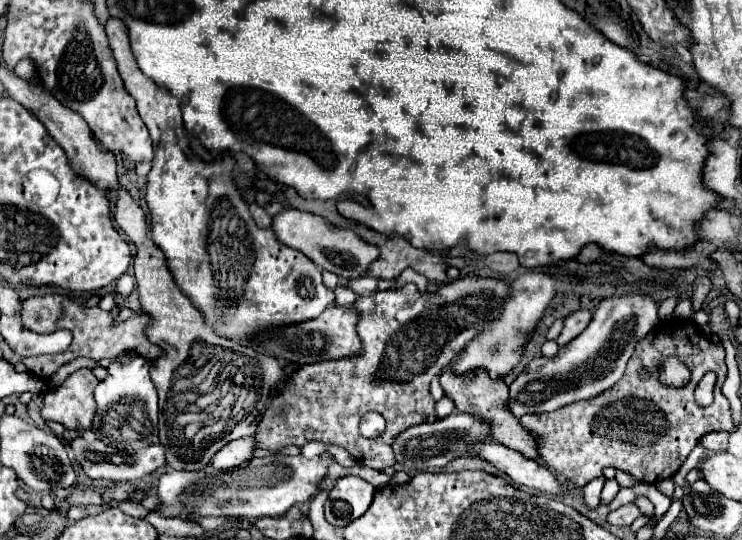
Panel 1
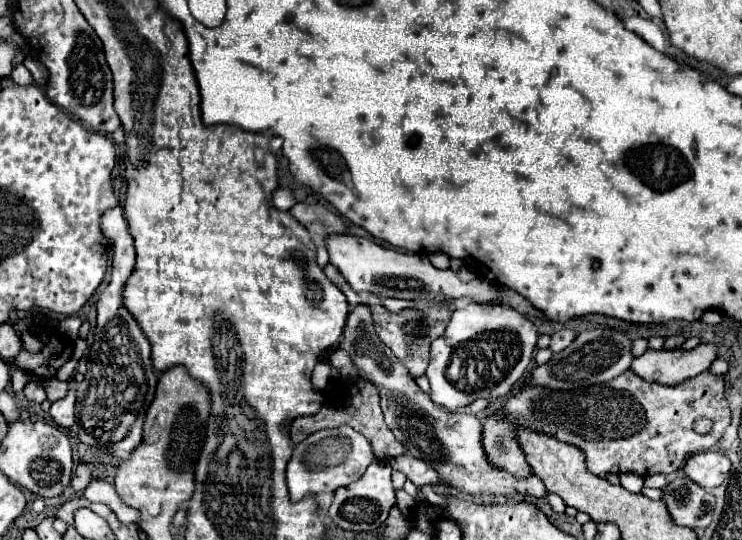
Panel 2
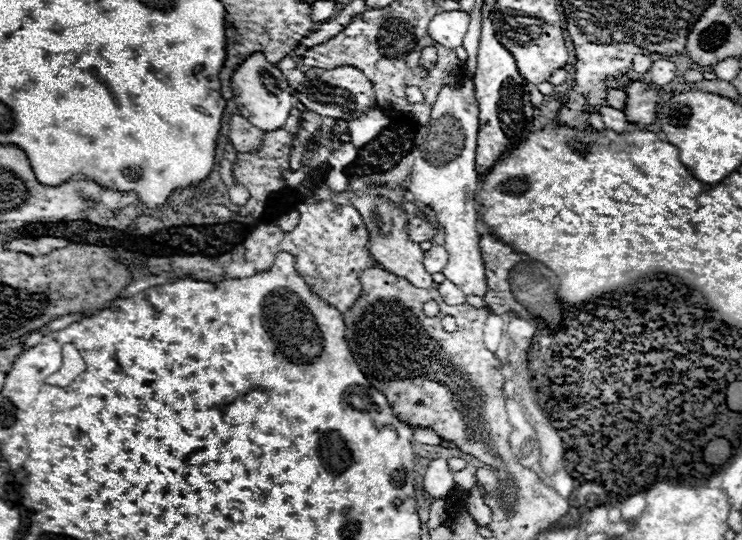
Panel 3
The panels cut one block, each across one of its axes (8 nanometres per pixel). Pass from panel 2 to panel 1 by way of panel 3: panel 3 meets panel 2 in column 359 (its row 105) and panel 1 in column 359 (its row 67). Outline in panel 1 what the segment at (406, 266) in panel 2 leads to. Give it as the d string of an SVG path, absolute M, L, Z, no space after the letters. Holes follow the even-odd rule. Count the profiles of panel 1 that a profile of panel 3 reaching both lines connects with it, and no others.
M286 208L280 214L276 214L272 218L272 230L282 244L296 248L304 256L308 256L316 266L322 266L328 272L334 272L342 280L364 276L368 266L378 258L378 248L360 240L352 230L332 226L332 222L310 212L300 212L296 208Z

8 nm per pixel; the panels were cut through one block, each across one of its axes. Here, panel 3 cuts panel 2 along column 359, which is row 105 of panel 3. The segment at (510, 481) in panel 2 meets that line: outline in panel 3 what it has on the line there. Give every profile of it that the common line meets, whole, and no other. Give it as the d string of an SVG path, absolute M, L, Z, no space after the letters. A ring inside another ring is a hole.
M338 66L334 70L322 70L322 68L310 68L304 74L302 84L298 86L298 100L312 112L320 116L340 118L340 120L352 120L362 110L376 106L376 94L372 82L362 74L362 70L356 70L354 66Z

